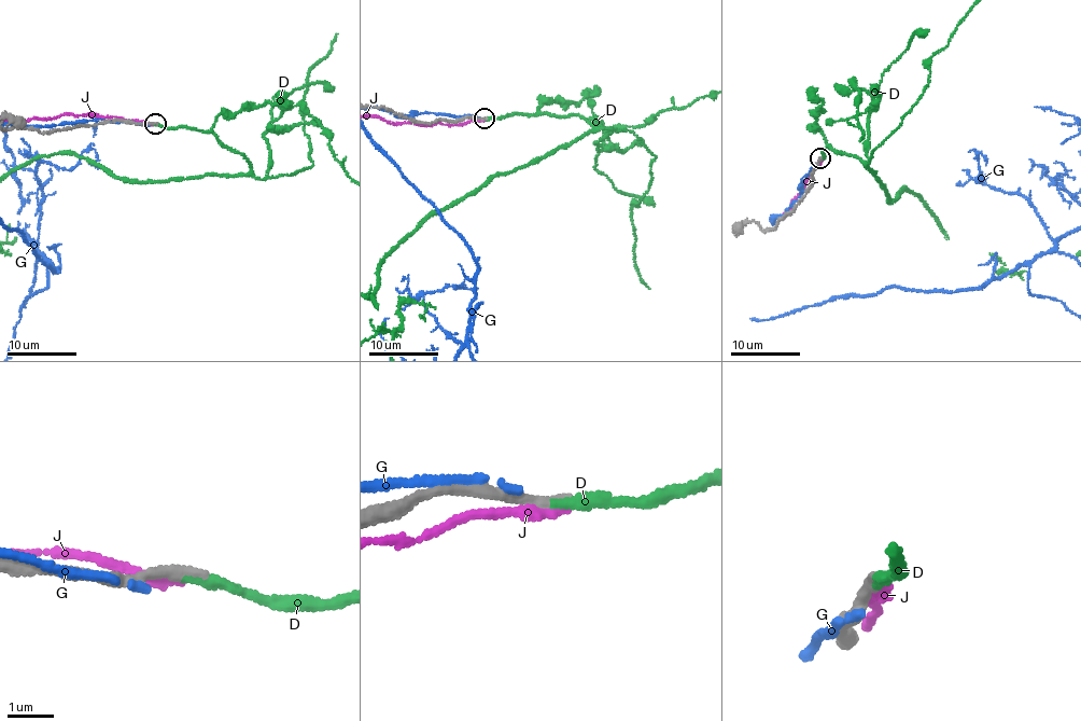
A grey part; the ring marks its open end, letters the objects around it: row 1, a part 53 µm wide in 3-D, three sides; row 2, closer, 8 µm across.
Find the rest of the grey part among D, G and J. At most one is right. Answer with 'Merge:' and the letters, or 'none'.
Merge: D

